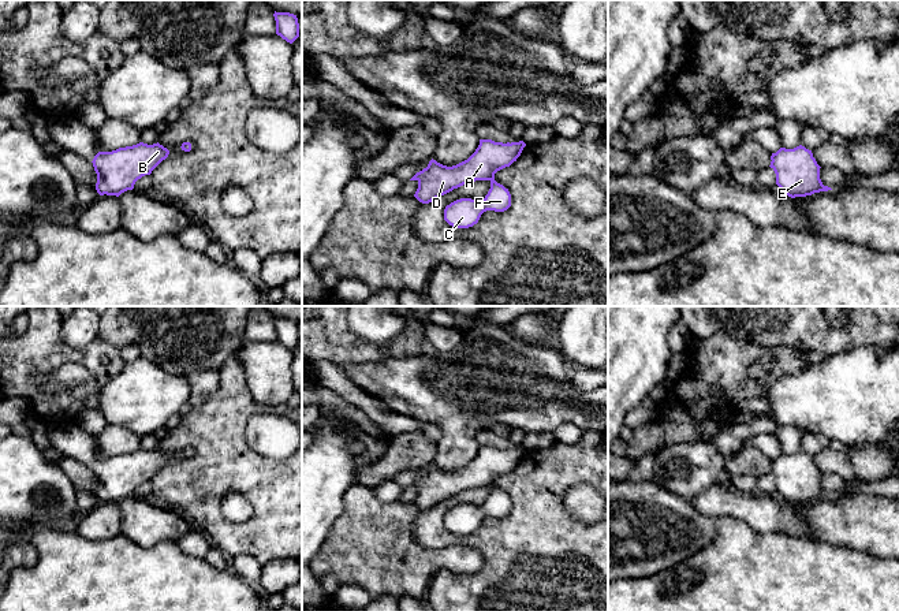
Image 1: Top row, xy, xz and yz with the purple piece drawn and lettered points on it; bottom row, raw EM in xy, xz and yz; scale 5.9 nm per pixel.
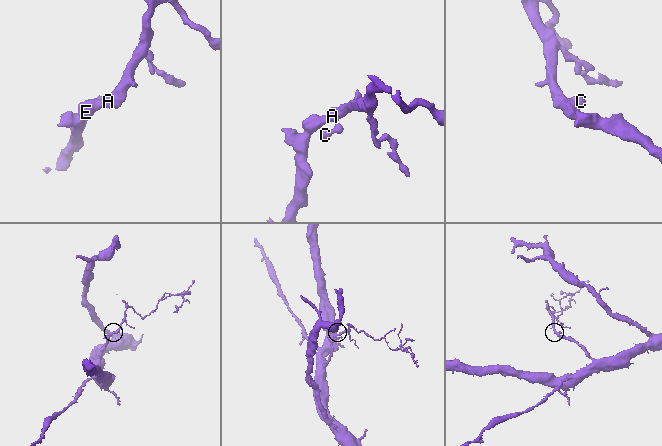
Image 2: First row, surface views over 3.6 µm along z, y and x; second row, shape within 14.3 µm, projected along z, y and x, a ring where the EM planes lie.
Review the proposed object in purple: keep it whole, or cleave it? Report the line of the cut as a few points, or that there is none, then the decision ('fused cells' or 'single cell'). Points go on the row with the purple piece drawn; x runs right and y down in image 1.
cut none; single cell

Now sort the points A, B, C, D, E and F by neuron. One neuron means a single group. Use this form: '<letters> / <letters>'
A B C D E F

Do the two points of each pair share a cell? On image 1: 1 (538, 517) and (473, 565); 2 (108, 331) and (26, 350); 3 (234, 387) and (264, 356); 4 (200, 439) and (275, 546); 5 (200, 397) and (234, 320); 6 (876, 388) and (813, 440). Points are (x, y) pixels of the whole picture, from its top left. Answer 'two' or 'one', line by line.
1: two
2: two
3: two
4: one
5: one
6: two

